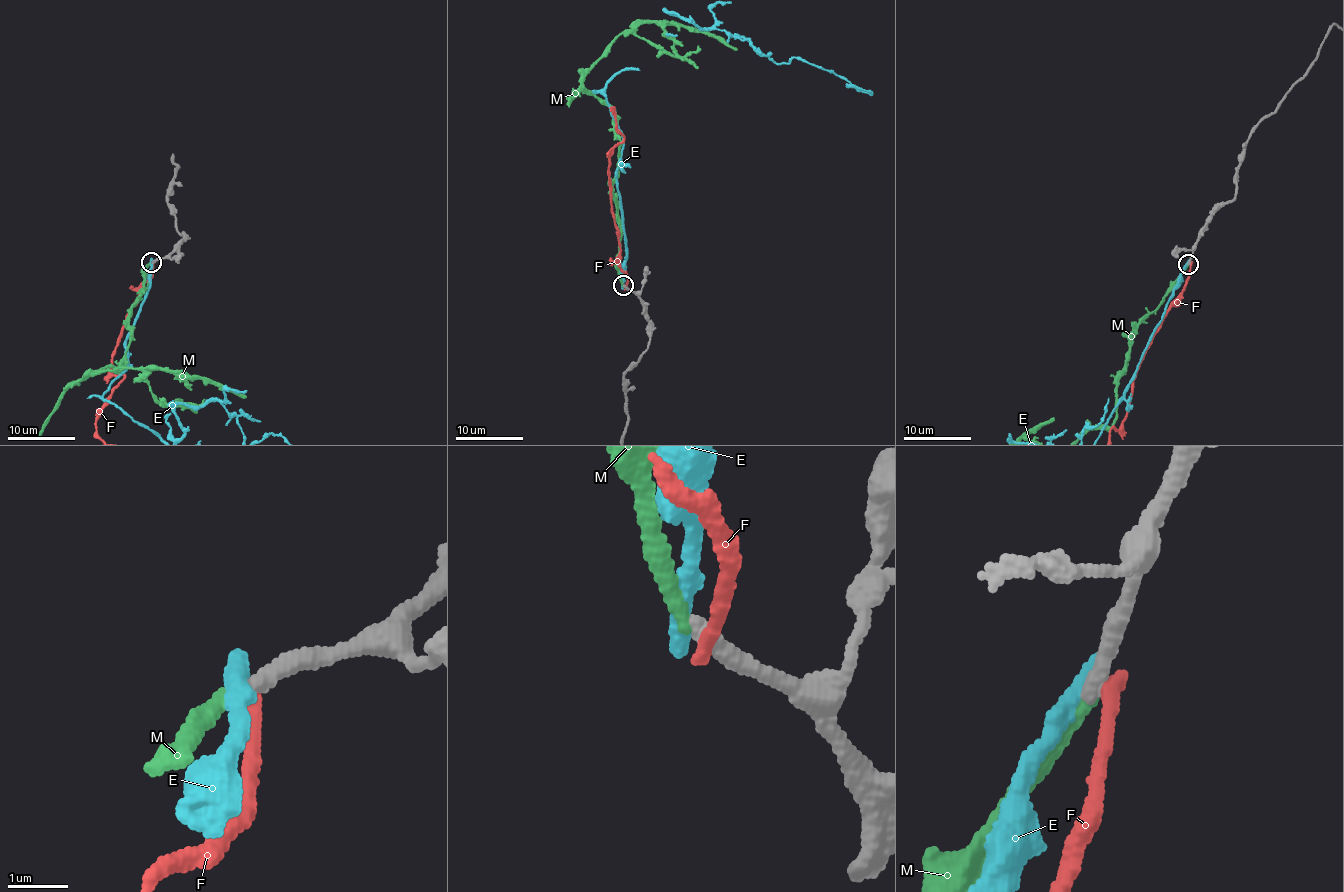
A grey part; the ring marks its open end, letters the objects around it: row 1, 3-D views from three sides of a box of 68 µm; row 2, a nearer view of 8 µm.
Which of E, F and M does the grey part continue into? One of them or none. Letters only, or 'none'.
M

